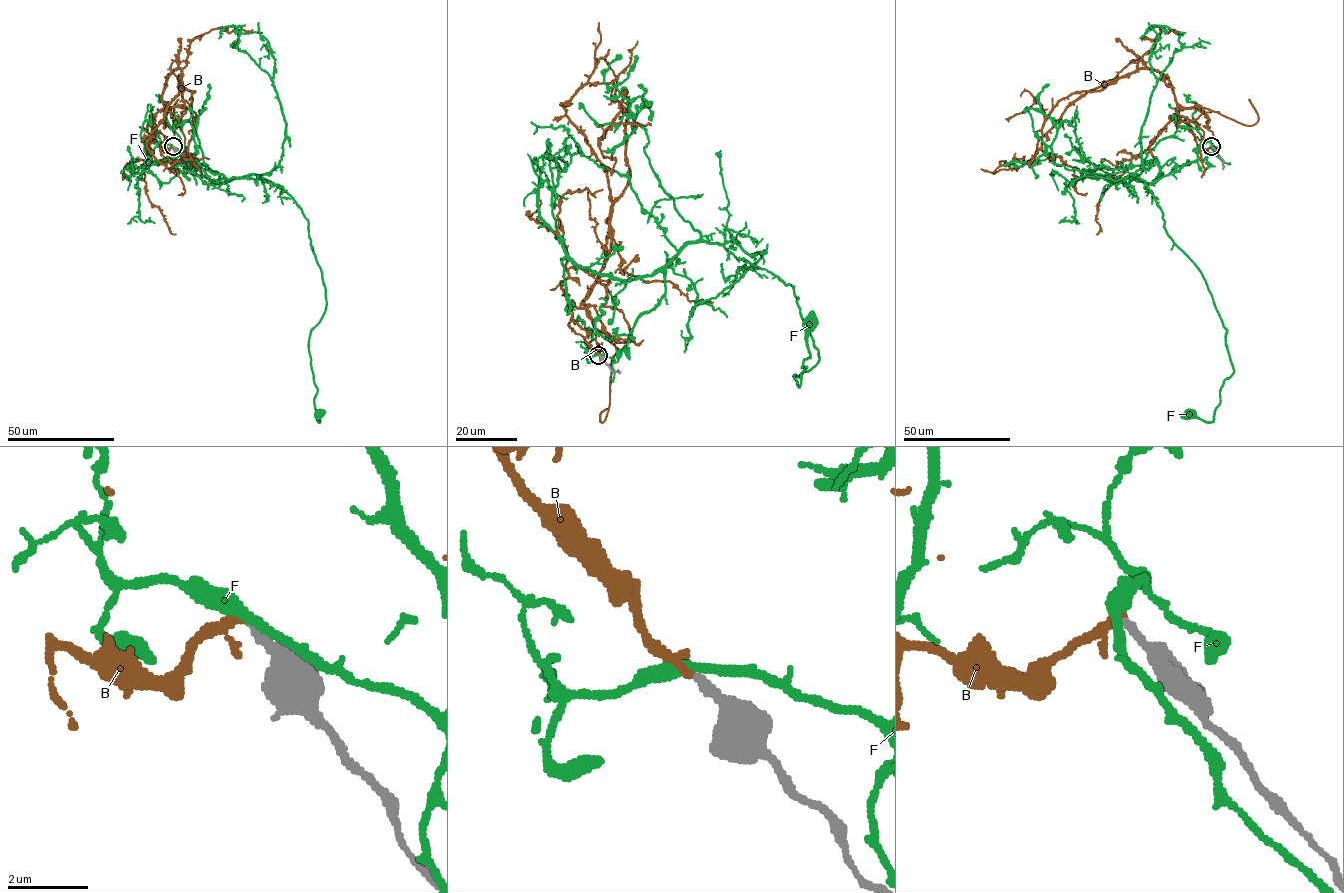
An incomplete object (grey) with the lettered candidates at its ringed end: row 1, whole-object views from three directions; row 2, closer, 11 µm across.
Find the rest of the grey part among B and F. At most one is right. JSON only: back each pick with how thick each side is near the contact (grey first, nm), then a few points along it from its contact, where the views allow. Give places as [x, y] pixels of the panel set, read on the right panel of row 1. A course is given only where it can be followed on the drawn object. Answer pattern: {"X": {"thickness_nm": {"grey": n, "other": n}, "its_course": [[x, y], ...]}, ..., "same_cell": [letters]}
{"B": {"thickness_nm": {"grey": 220, "other": 160}, "its_course": [[1212, 147], [1178, 119], [1171, 83], [1135, 70], [1062, 98], [1044, 122], [1041, 149], [1087, 193]]}, "same_cell": ["B"]}

